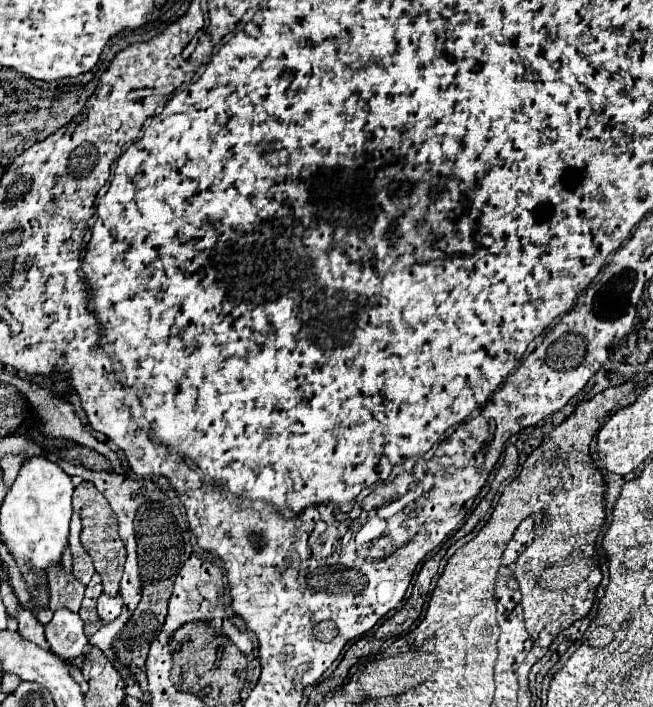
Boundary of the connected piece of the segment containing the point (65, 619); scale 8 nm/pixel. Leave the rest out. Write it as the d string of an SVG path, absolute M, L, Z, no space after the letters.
M56 609L52 621L44 625L44 635L50 645L50 651L70 663L72 659L88 651L88 637L84 635L84 623L78 613Z

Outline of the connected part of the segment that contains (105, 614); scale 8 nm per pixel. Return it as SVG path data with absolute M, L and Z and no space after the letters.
M100 595L98 597L98 617L104 621L104 623L110 623L114 621L118 615L120 615L120 609L122 609L122 597L116 595L116 597L108 597L108 595Z

